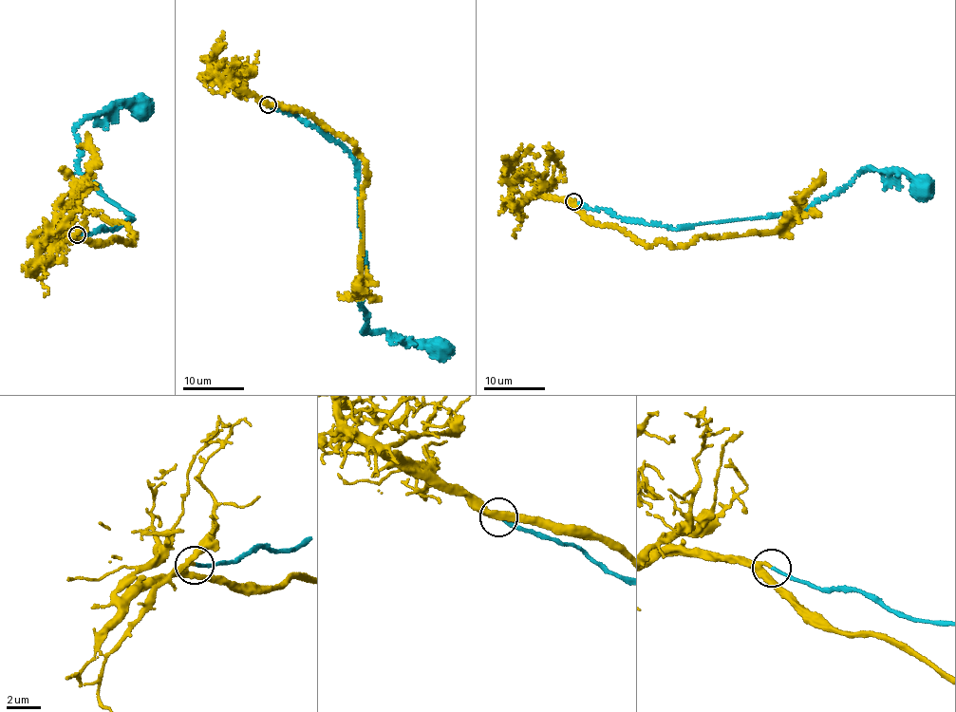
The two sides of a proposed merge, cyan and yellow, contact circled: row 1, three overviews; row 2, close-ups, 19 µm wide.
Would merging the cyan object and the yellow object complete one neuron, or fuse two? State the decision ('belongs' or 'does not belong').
belongs

